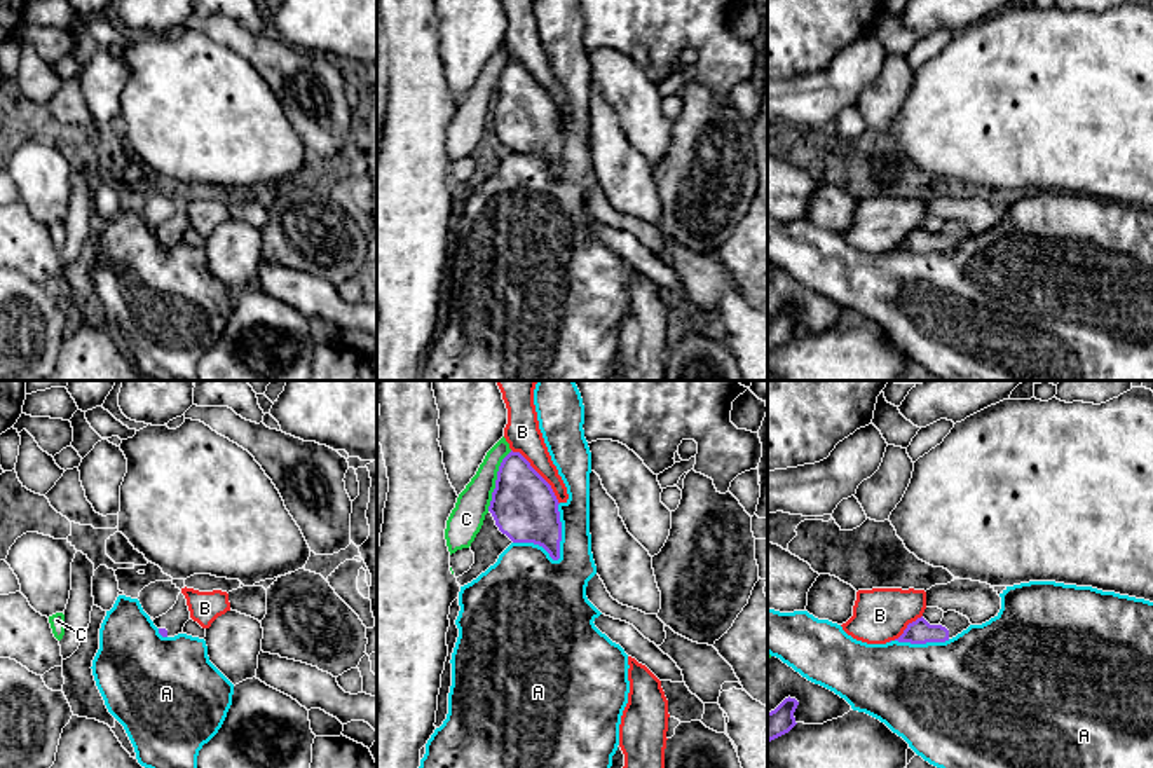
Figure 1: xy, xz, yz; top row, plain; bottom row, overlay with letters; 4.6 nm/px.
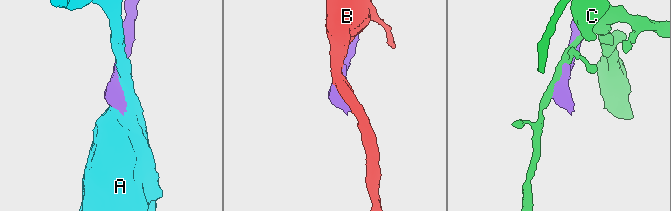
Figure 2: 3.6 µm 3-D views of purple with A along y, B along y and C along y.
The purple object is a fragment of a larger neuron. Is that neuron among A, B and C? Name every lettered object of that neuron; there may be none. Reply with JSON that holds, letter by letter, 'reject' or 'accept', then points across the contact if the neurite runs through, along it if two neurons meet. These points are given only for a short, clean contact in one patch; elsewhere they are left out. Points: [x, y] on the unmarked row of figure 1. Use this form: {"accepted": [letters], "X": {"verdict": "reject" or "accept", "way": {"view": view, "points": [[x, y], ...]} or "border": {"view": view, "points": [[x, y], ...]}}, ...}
{"accepted": [], "A": {"verdict": "reject"}, "B": {"verdict": "reject"}, "C": {"verdict": "reject"}}

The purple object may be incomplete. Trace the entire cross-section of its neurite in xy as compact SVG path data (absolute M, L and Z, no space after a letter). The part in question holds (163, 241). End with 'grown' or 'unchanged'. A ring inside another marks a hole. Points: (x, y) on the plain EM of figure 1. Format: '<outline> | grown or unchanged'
M180 201L176 213L162 225L154 229L162 246L174 246L183 241L185 232L190 229L190 220L185 204Z | grown

